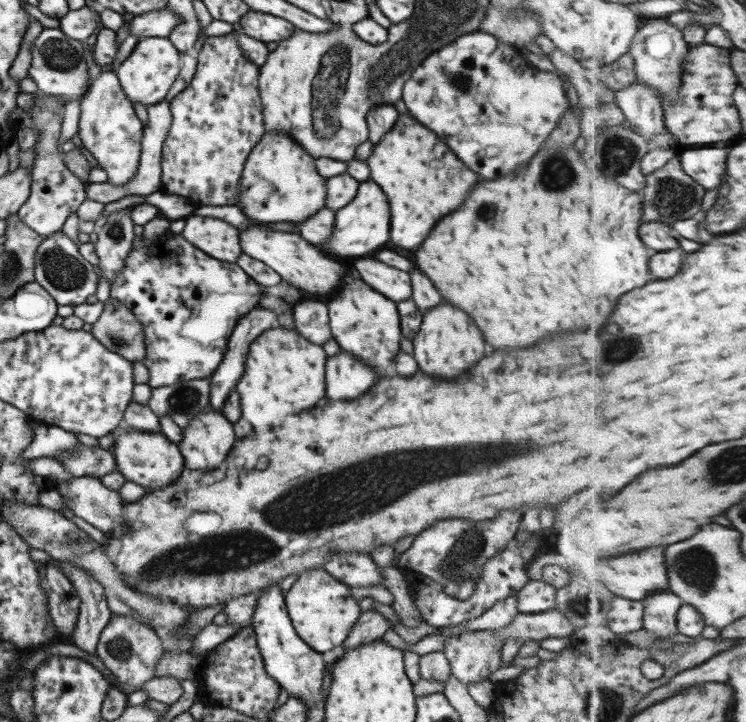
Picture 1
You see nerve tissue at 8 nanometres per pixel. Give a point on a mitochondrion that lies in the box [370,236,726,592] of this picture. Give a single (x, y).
(615, 350)

